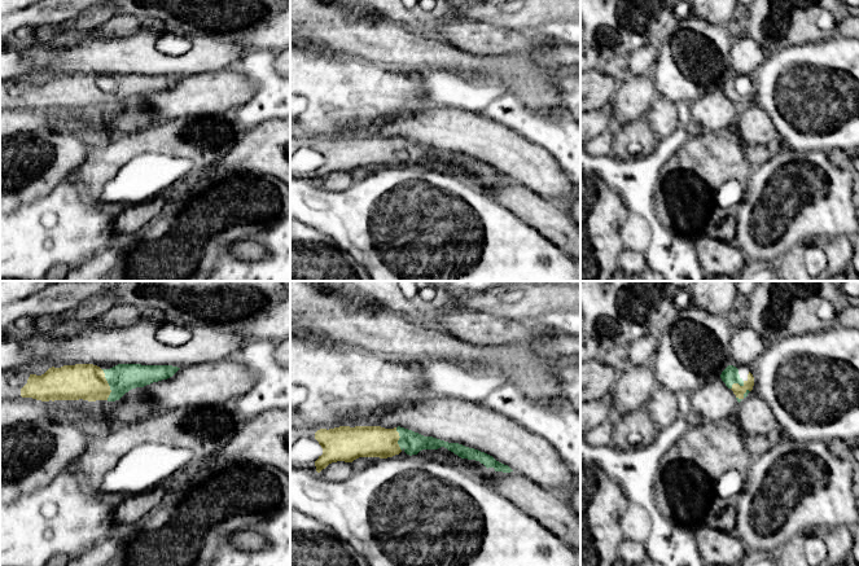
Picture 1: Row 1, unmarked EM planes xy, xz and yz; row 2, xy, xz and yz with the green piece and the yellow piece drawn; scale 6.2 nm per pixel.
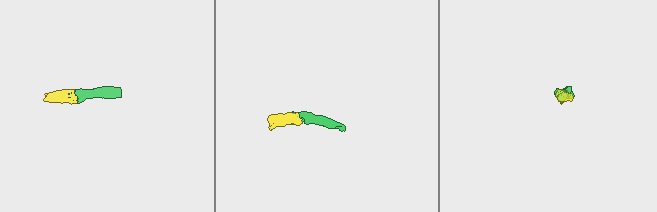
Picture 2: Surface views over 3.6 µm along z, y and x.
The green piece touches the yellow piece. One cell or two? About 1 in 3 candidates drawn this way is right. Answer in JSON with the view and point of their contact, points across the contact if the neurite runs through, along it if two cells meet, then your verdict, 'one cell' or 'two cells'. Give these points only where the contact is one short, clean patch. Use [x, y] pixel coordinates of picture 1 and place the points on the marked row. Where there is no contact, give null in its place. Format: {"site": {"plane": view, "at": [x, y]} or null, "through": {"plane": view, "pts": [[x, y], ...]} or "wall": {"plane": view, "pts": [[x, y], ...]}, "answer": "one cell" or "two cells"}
{"site": {"plane": "xy", "at": [109, 385]}, "through": {"plane": "xy", "pts": [[123, 377], [109, 385], [82, 381]]}, "answer": "one cell"}

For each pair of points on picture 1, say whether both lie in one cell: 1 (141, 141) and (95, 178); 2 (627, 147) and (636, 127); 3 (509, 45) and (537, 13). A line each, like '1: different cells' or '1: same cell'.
1: same cell
2: same cell
3: different cells

